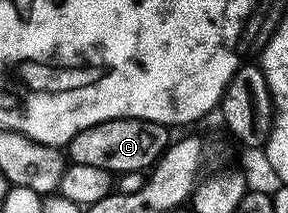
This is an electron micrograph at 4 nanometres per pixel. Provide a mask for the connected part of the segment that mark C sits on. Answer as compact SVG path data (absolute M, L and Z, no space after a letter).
M134 117L104 121L87 131L81 131L67 146L67 157L72 164L101 168L110 175L141 173L152 170L157 160L171 144L170 130L159 123Z

